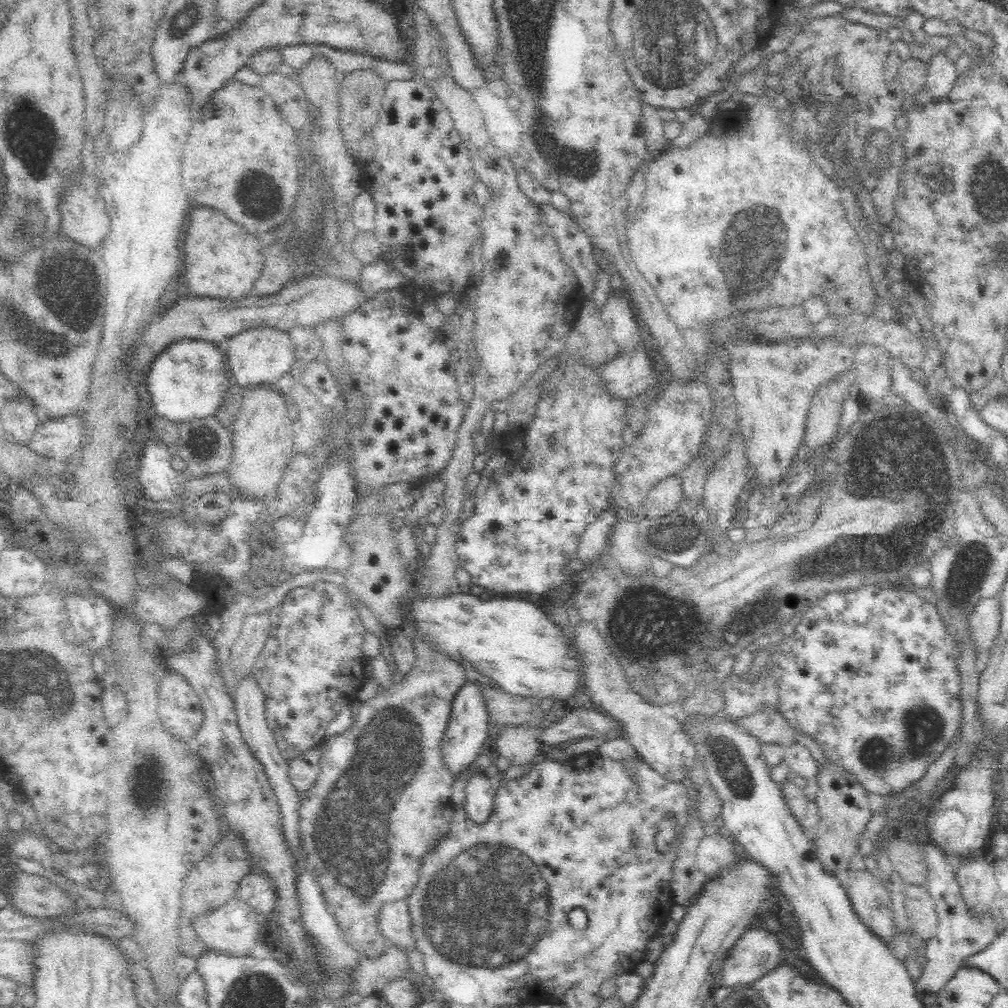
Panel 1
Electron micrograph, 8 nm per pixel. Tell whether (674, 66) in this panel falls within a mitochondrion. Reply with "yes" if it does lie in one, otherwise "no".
yes

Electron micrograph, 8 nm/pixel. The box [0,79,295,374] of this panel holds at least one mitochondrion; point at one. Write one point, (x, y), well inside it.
(66, 290)

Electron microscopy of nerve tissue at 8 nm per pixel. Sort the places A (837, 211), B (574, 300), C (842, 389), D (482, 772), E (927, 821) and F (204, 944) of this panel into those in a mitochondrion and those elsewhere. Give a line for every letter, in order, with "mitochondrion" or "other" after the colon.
A: other
B: other
C: other
D: other
E: other
F: other

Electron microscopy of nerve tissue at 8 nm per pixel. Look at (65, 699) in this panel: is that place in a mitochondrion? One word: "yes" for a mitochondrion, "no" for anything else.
yes

